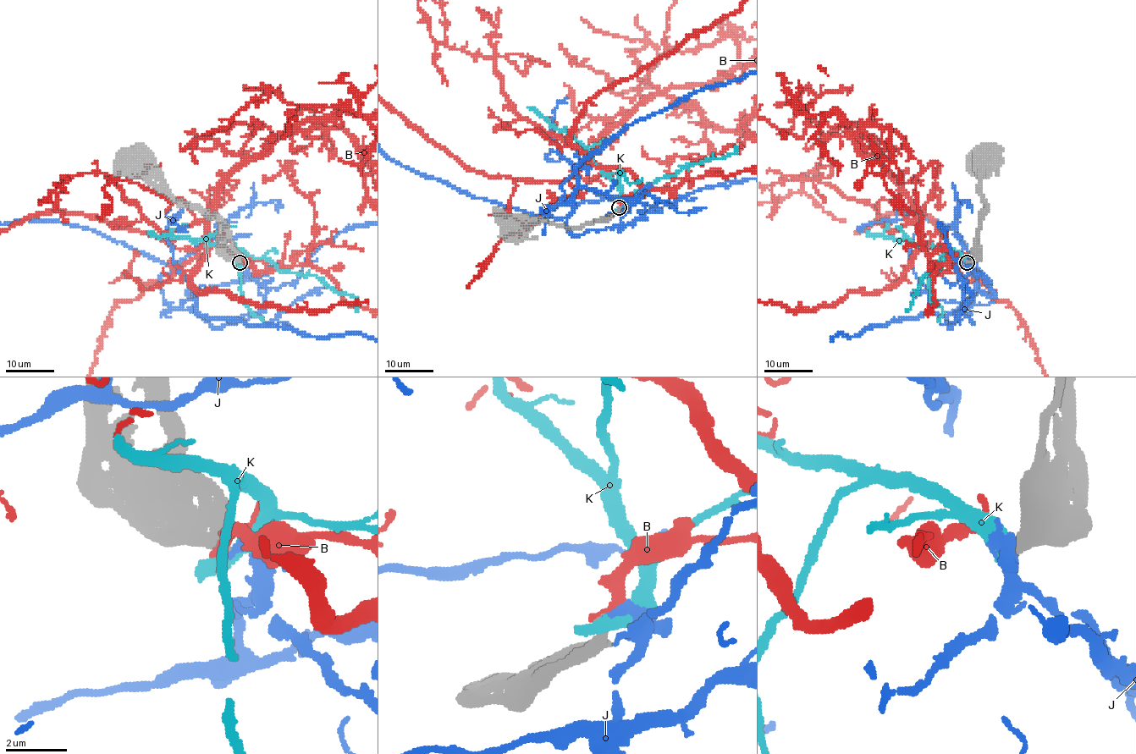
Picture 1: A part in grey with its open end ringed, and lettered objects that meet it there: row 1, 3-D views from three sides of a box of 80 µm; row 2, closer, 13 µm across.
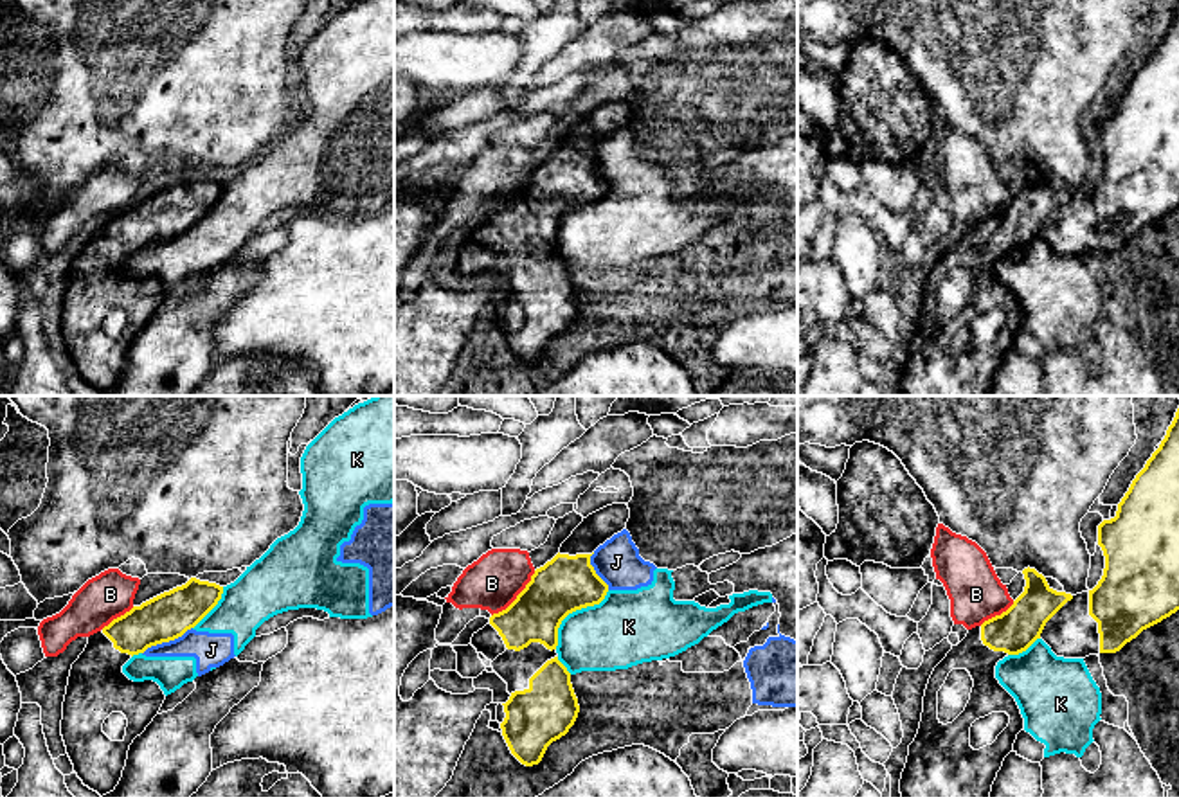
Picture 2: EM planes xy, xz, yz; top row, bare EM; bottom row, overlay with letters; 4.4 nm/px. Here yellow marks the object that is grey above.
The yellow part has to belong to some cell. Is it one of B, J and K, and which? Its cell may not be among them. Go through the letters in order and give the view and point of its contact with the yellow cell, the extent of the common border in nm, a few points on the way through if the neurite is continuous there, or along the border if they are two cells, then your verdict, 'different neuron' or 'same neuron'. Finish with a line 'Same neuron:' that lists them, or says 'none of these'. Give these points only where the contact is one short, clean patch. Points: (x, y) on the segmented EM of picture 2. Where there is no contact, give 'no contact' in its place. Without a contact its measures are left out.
B: xz (517, 596) | 280 nm | along xz (535, 571), (526, 587), (492, 616) | different neuron
J: xy (166, 641) | 260 nm | different neuron
K: xz (573, 610) | 360 nm | different neuron
Same neuron: none of these

